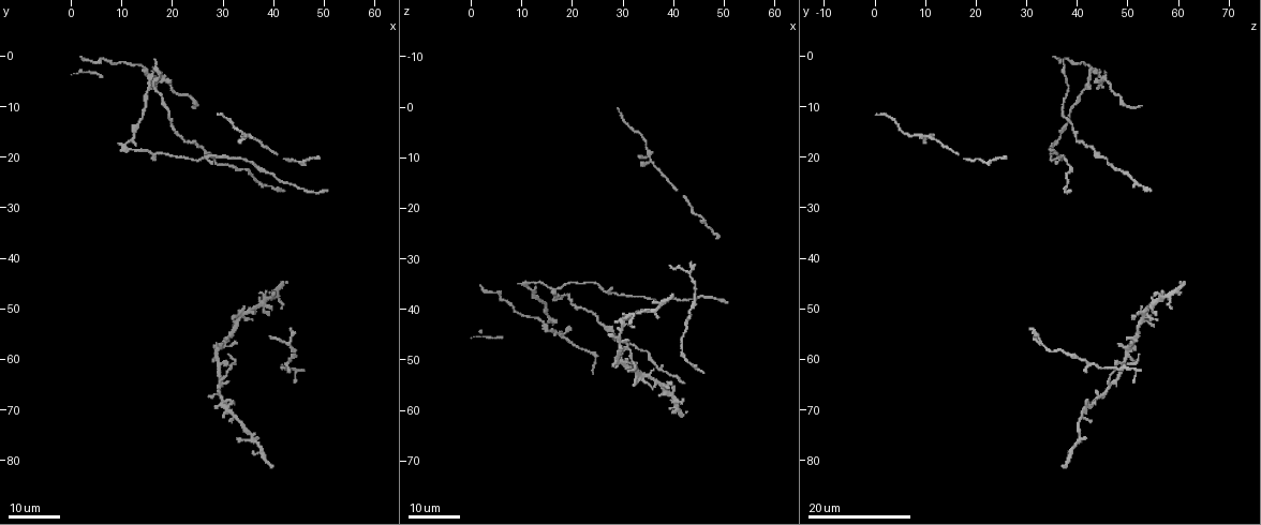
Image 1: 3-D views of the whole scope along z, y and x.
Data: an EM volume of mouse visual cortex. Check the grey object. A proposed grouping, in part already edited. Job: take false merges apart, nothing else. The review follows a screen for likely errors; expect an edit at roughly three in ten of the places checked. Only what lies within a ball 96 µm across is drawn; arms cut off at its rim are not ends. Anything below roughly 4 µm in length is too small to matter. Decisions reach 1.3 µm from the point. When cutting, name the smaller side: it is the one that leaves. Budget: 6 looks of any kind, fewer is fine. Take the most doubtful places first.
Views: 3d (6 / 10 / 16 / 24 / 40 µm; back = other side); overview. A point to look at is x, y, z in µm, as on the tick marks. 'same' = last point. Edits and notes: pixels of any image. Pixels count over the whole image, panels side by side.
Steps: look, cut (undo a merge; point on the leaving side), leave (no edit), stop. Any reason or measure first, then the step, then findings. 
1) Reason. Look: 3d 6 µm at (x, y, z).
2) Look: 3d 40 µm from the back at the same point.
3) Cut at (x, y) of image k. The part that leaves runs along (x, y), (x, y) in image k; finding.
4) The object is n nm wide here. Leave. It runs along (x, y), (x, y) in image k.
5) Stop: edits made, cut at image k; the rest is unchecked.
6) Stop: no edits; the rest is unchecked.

Thick turns thin. Look: 3d 24 µm at (35.5, 16.0, 10.5).

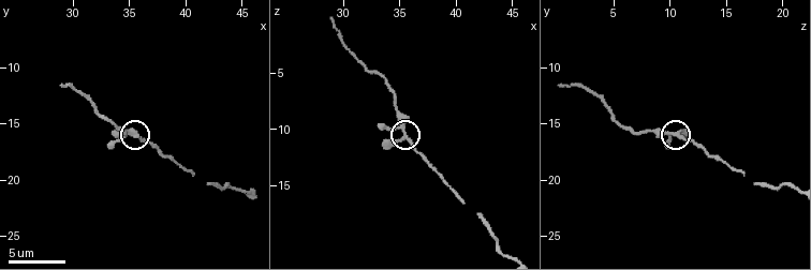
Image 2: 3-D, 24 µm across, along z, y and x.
Look: 3d 10 µm at (35.2, 16.0, 10.4).

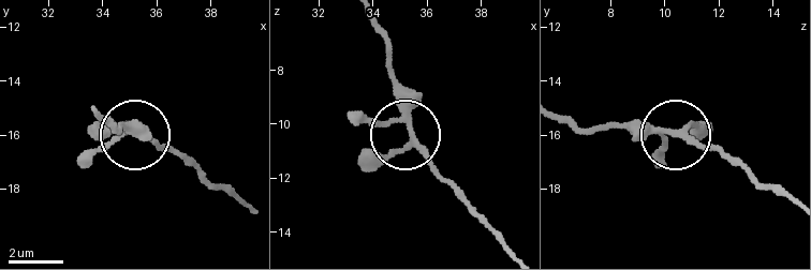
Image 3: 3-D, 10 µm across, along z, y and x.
The object is 190 nm wide here. Leave. All the same neuron.

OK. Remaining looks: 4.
Three arms meet. Look: 3d 24 µm at (39.0, 48.0, 57.0).

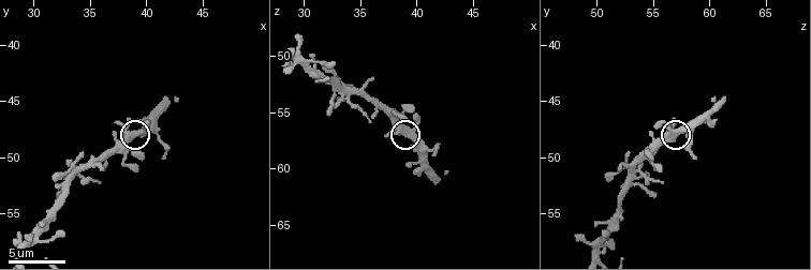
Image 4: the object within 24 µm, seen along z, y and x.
Look: 3d 10 µm at (39.4, 47.8, 57.2).

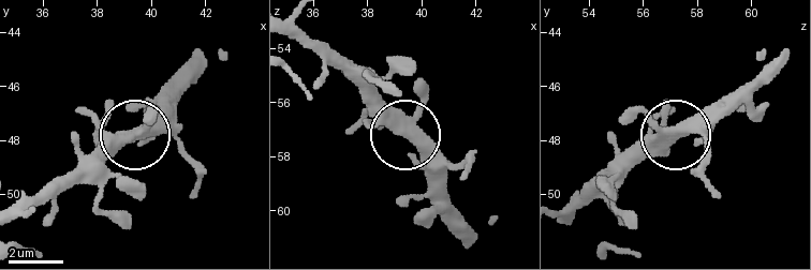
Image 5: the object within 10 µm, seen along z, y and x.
3 arms meet here. Leave. One neuron here.

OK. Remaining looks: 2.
Look: 3d 24 µm at (41.5, 61.5, 49.0).

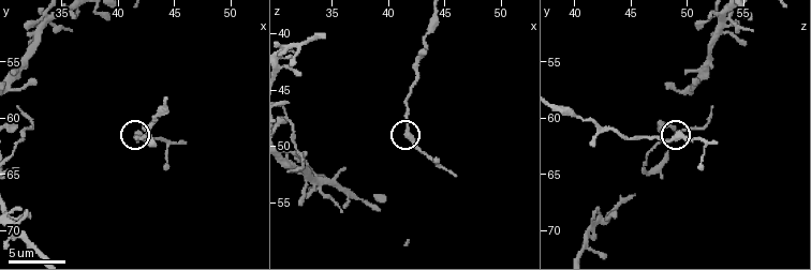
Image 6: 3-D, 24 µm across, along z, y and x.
Look: 3d 6 µm at (42.0, 61.6, 49.2).

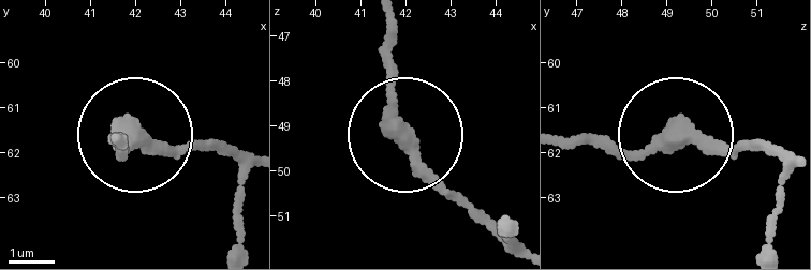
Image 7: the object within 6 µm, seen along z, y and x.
Leave. All the same neuron.

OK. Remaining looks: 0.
Stop: no edits; the rest is unchecked.

